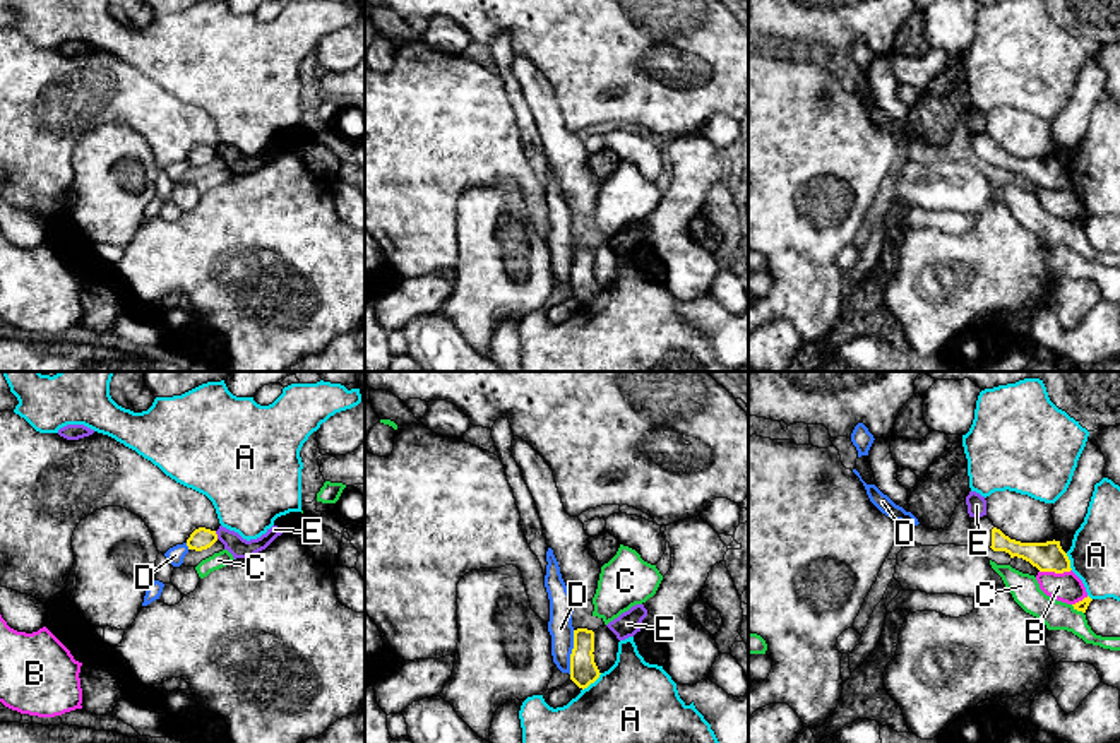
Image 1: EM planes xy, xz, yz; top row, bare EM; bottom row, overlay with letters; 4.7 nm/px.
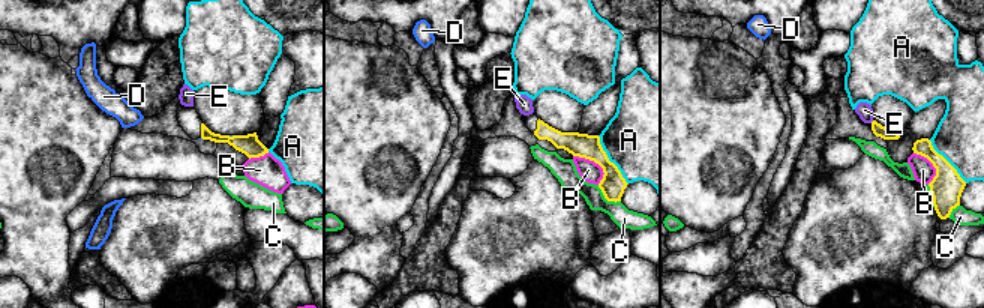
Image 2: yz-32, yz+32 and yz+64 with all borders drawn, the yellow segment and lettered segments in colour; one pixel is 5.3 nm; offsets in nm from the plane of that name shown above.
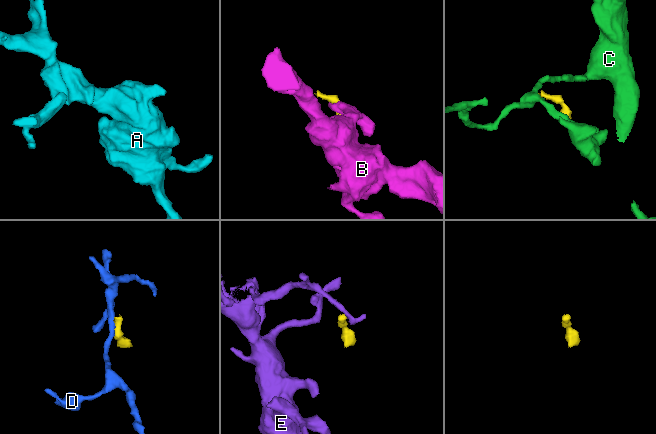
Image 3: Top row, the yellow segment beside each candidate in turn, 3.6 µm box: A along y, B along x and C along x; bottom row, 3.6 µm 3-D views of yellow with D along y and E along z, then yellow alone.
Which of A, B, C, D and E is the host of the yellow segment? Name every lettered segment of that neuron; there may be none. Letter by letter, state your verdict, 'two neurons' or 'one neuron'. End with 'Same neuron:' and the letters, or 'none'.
A: two neurons
B: two neurons
C: two neurons
D: two neurons
E: two neurons
Same neuron: none

